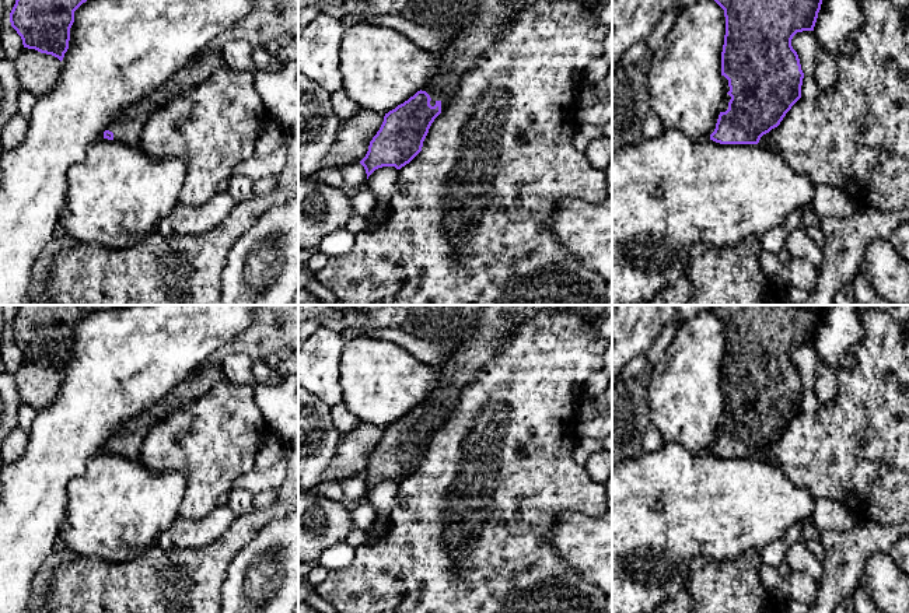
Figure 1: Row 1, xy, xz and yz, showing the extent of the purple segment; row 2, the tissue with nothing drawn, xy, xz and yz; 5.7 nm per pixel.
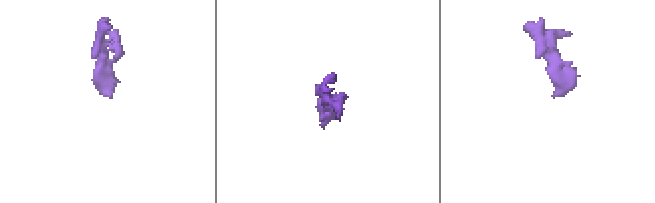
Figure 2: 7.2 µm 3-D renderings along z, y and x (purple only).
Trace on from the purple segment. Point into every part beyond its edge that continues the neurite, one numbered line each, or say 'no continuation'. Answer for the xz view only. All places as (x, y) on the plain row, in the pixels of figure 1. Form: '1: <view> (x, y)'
1: xz (496, 322)

